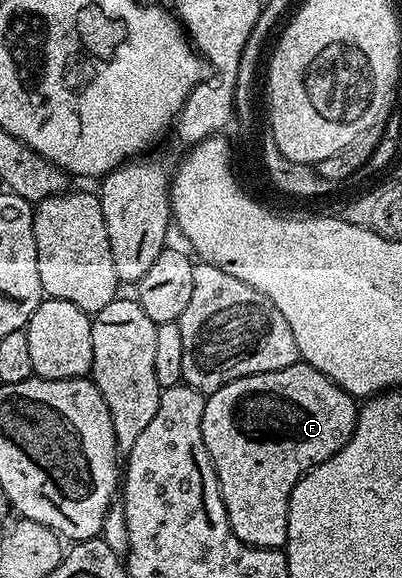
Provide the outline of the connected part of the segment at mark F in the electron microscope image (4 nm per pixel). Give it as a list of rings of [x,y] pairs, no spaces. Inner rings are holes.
[[[298,363],[279,371],[240,377],[205,397],[203,443],[219,479],[231,531],[244,545],[281,549],[287,539],[287,511],[295,483],[319,463],[331,459],[351,439],[359,405],[353,394],[341,389],[314,365]]]

